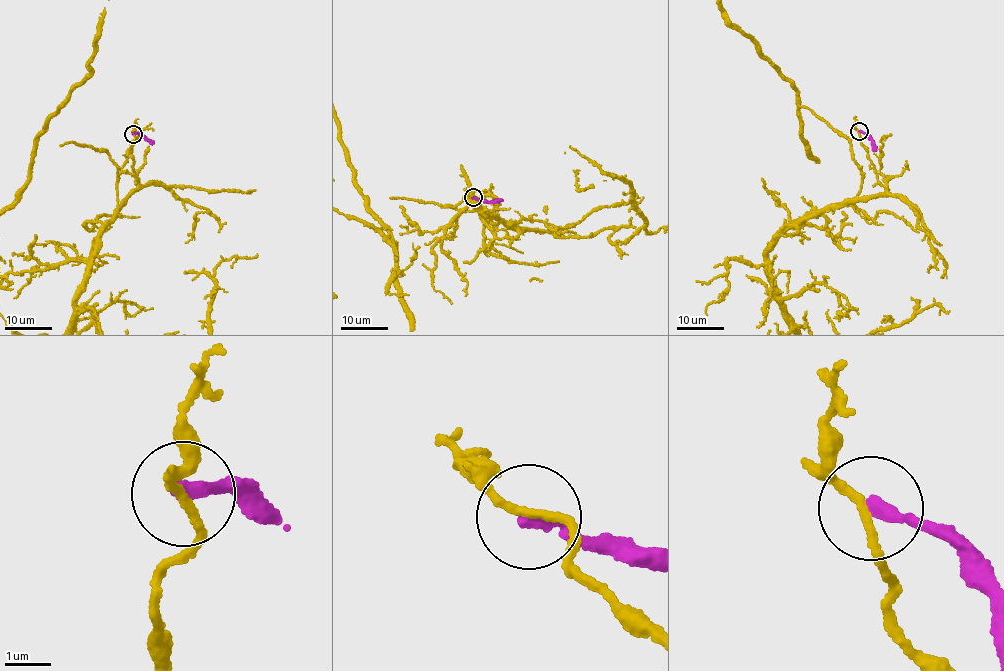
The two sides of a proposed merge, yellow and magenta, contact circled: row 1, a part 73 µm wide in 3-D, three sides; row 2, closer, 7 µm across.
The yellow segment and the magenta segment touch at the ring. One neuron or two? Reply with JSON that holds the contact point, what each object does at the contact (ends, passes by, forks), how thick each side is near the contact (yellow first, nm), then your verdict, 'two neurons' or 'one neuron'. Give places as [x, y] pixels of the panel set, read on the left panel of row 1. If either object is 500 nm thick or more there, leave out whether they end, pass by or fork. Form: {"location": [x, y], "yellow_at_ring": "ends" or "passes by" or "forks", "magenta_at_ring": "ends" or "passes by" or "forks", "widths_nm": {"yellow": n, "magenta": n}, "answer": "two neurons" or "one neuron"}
{"location": [133, 134], "yellow_at_ring": "passes by", "magenta_at_ring": "ends", "widths_nm": {"yellow": 170, "magenta": 320}, "answer": "two neurons"}

